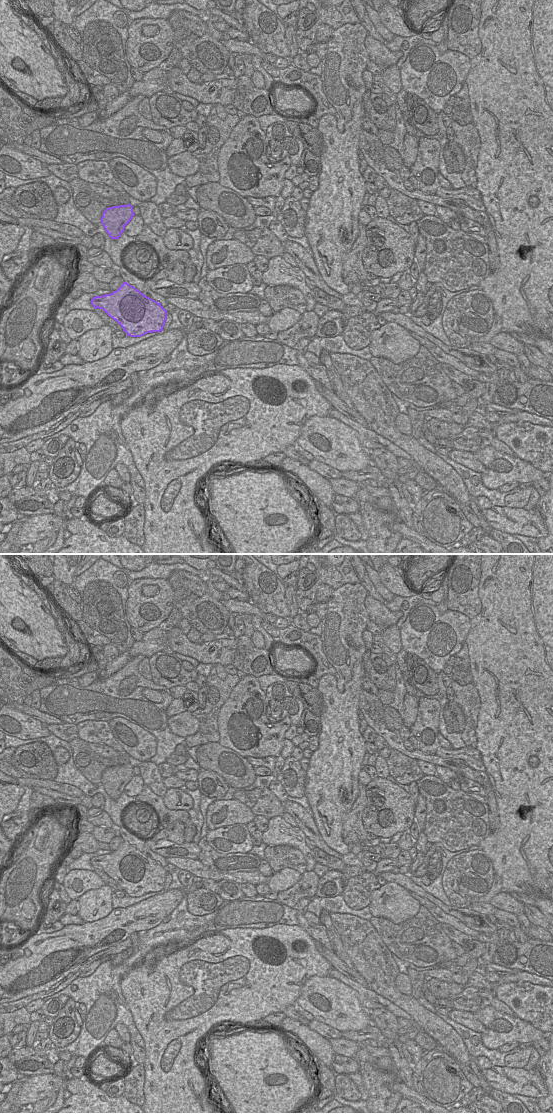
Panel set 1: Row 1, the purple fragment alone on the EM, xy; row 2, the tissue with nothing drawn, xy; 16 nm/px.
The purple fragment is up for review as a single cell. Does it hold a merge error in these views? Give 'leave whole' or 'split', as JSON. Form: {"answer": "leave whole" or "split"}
{"answer": "leave whole"}

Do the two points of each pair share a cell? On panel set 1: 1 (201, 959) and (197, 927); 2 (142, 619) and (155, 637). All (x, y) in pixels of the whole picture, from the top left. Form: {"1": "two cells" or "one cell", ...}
{"1": "two cells", "2": "two cells"}

